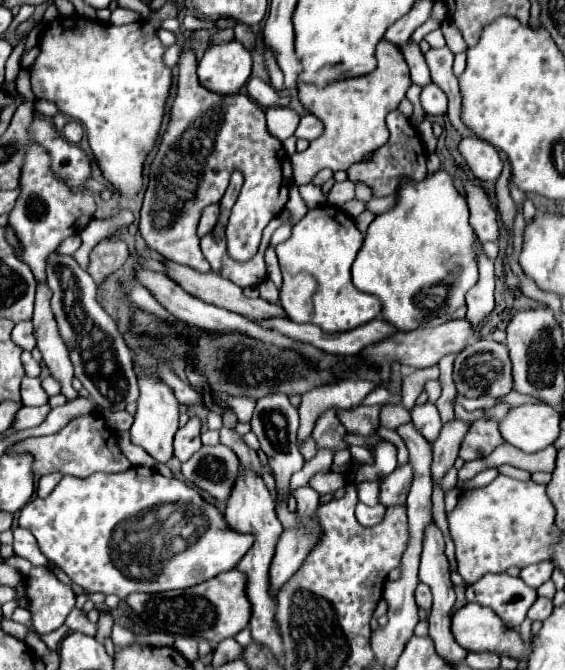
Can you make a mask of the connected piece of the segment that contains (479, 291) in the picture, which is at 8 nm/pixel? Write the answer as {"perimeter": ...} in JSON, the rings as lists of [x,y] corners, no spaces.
{"perimeter":[[[477,245],[477,255],[479,255],[479,283],[465,297],[467,306],[466,318],[473,325],[479,325],[481,319],[485,315],[489,315],[493,305],[495,305],[495,301],[493,301],[493,289],[495,289],[493,261],[489,261],[485,257],[481,245]]]}

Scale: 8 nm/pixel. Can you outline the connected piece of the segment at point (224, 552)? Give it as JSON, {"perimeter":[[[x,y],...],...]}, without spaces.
{"perimeter":[[[131,467],[115,475],[95,473],[87,479],[63,477],[53,495],[45,499],[35,497],[21,509],[19,527],[25,527],[33,533],[41,553],[63,569],[75,585],[87,591],[99,591],[103,595],[113,593],[119,599],[125,599],[125,595],[133,591],[161,593],[171,589],[187,589],[213,579],[215,575],[233,569],[249,551],[253,541],[249,535],[231,531],[223,515],[213,505],[203,501],[193,487],[179,479],[167,479],[151,467]]]}

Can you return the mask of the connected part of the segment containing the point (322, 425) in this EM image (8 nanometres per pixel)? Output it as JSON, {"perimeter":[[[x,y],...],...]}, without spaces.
{"perimeter":[[[335,407],[327,409],[317,419],[315,429],[313,429],[313,439],[317,443],[317,449],[329,449],[333,453],[349,449],[349,445],[345,443],[345,435],[347,435],[347,429],[339,421]]]}

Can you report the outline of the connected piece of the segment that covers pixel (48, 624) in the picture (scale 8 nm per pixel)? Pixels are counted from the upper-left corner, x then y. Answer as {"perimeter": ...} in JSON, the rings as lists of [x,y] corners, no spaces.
{"perimeter":[[[21,557],[7,559],[15,567],[29,587],[29,611],[33,615],[33,627],[39,635],[53,633],[65,621],[75,607],[75,593],[69,585],[63,585],[53,571],[41,571]]]}

